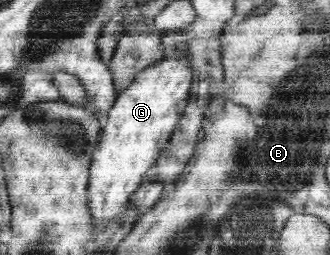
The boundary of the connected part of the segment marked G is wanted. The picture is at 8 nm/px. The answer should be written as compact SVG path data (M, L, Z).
M185 56L163 58L140 71L135 79L116 96L113 107L103 116L103 126L99 143L92 154L89 164L89 212L93 216L93 225L105 219L115 219L122 205L129 203L135 191L143 185L145 174L157 163L165 145L170 141L175 127L179 124L185 111L189 91L191 91L193 70Z

